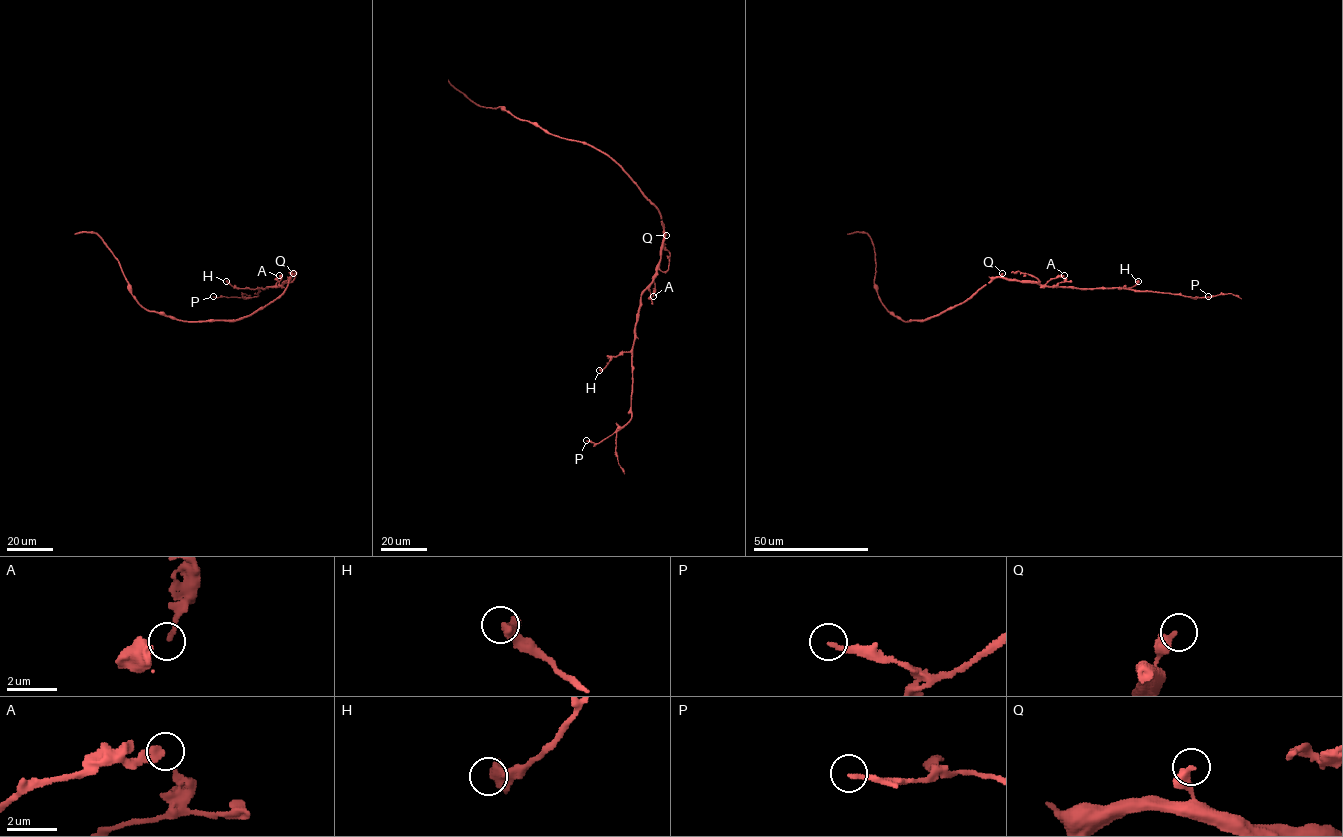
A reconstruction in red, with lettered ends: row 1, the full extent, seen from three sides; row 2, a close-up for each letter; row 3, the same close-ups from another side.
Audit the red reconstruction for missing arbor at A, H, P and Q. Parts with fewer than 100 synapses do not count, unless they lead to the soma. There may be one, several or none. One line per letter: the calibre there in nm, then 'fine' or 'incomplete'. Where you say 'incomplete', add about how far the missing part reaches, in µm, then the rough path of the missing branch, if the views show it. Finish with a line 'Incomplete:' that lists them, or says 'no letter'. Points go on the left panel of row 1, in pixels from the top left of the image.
A: calibre 160 nm; fine
H: calibre 550 nm; fine
P: calibre 190 nm; fine
Q: calibre 360 nm; fine
Incomplete: no letter

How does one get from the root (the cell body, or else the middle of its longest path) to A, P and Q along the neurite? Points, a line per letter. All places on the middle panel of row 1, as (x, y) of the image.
A: (652, 203), (660, 213), (663, 228), (661, 260), (653, 277), (653, 296)
P: (652, 203), (661, 218), (663, 239), (660, 265), (641, 296), (636, 323), (631, 418), (597, 443), (586, 440)
Q: (652, 203), (660, 213), (666, 235)

